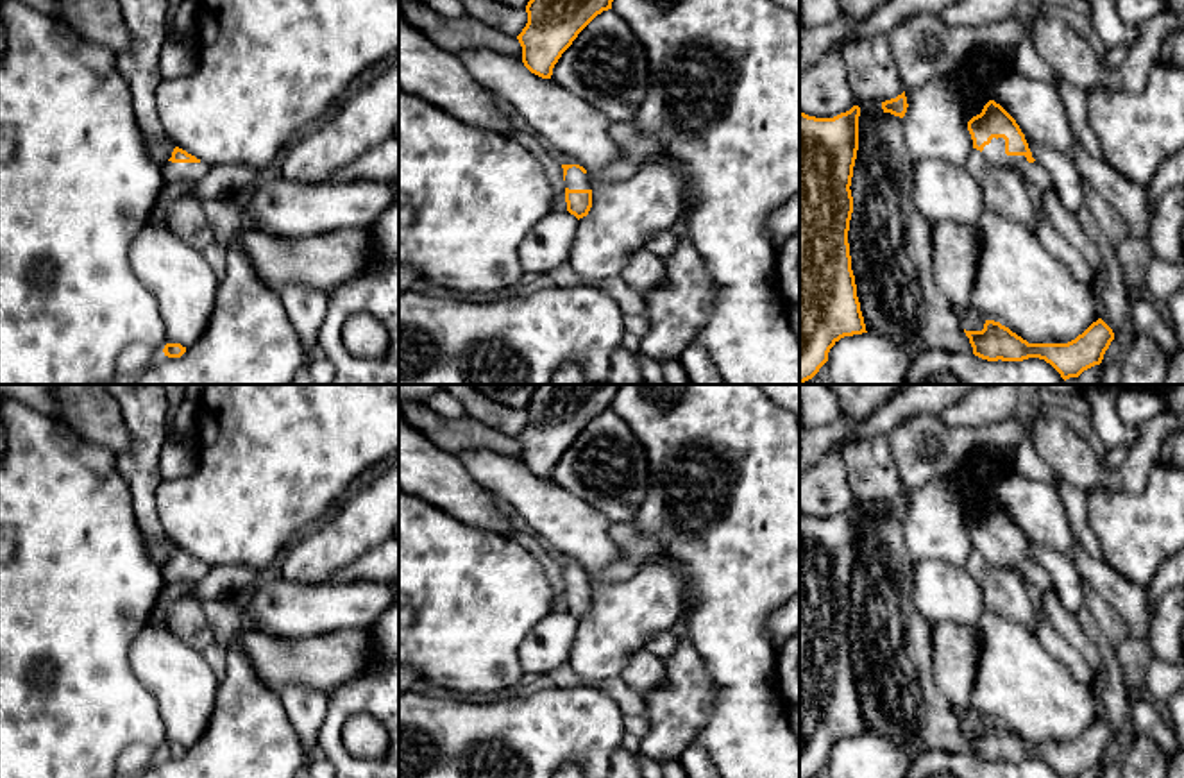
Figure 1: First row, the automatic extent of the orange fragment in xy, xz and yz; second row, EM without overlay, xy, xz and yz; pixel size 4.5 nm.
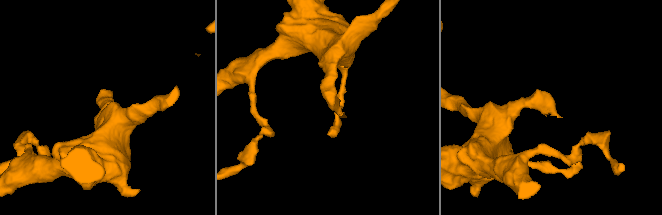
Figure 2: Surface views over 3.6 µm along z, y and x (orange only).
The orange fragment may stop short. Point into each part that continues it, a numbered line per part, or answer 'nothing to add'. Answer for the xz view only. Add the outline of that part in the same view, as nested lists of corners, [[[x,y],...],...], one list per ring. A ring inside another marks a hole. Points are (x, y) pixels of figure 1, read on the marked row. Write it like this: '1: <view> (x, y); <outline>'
1: xz (575, 179); [[[572,166],[565,175],[565,188],[569,190],[590,190],[590,177],[583,173],[579,168]]]

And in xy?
1: xy (172, 172); [[[168,161],[161,172],[165,186],[175,181],[190,181],[197,182],[200,181],[207,172],[211,170],[211,165],[206,161],[200,163],[172,163]]]

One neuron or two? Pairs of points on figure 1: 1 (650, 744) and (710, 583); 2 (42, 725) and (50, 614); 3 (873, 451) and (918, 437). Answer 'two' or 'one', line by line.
1: two
2: one
3: two

